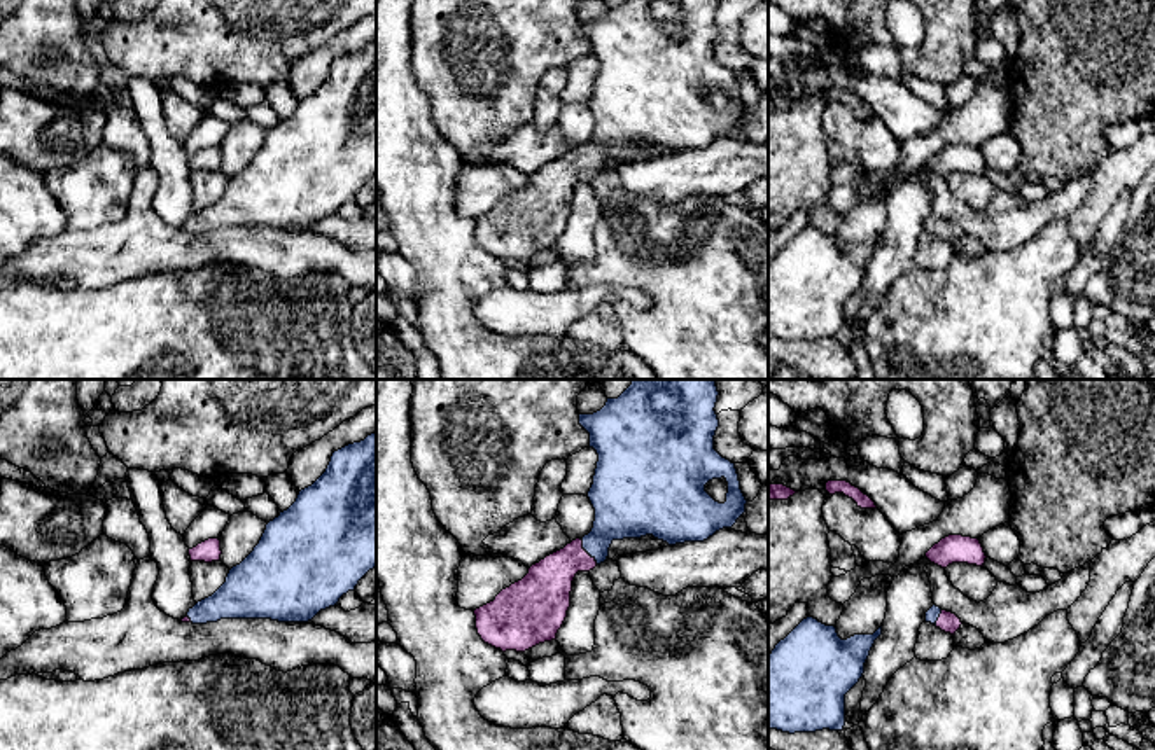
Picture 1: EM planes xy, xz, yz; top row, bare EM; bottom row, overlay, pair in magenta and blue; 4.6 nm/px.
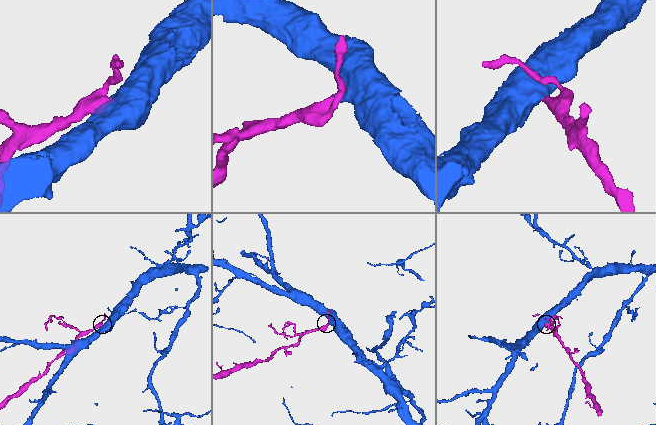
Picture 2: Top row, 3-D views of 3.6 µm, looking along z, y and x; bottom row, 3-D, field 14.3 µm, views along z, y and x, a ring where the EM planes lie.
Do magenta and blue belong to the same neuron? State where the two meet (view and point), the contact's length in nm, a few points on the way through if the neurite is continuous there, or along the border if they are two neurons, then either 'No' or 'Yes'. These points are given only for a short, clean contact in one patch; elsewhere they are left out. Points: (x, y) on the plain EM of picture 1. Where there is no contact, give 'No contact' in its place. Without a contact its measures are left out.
Touches magenta at xz (585, 159). Shared border 150 nm. Path across: xz (546, 196), (585, 159), (622, 119). Yes

